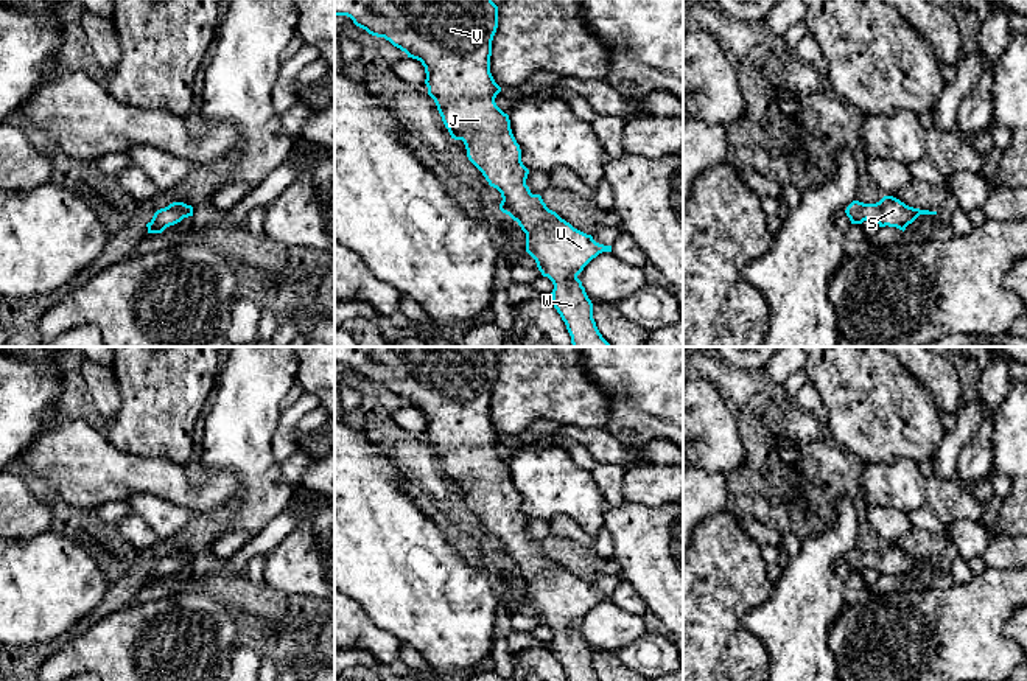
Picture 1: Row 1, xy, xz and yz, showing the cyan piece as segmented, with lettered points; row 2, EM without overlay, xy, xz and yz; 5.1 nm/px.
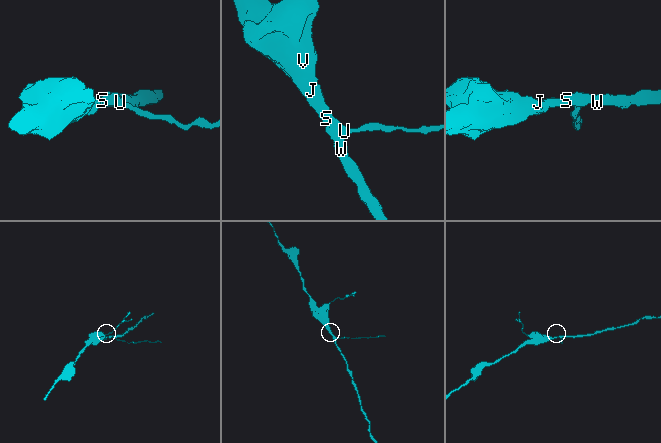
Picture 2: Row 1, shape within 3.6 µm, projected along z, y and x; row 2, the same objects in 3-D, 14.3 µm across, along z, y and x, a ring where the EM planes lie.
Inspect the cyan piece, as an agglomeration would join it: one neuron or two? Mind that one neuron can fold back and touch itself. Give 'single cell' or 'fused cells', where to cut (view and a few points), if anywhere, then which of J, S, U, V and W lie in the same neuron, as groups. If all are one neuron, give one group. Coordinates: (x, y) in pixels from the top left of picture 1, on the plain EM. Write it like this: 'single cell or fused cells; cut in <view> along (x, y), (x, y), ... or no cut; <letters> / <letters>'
single cell; no cut; J S U V W

